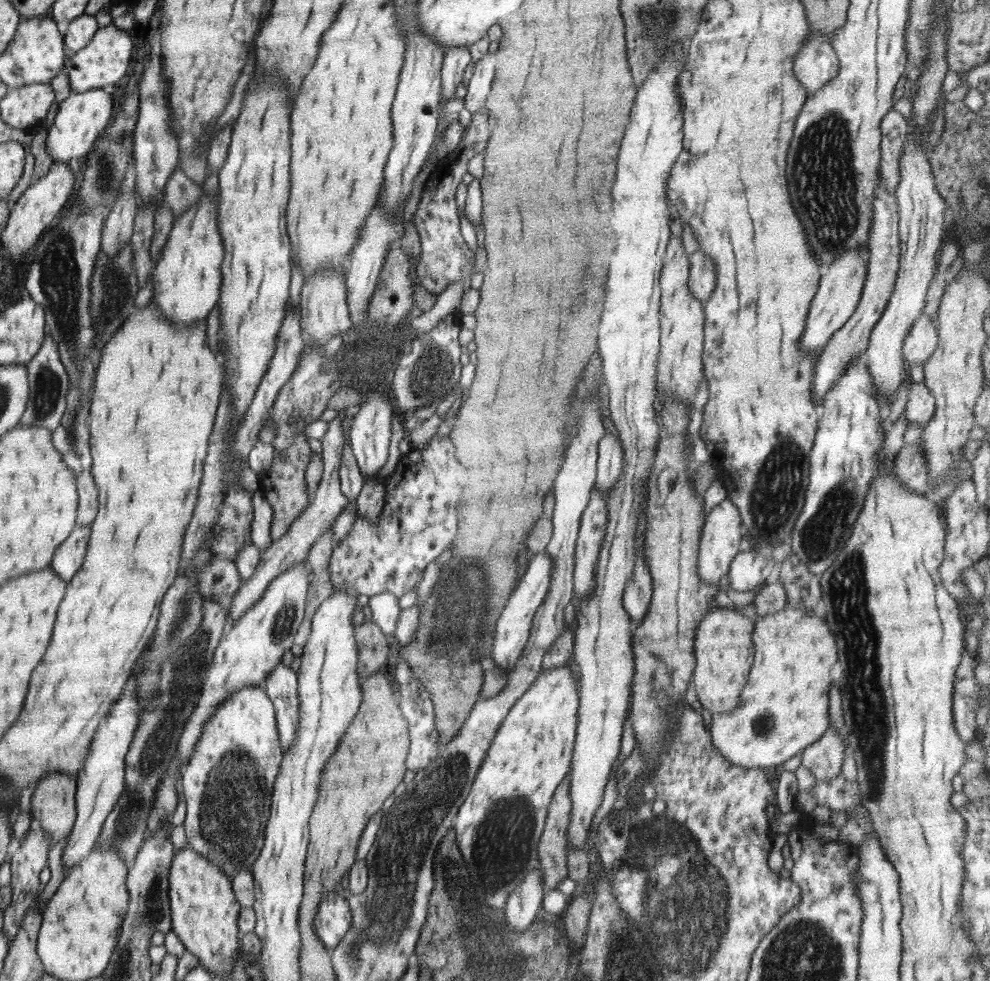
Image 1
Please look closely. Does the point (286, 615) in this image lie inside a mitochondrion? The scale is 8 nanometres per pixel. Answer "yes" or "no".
yes

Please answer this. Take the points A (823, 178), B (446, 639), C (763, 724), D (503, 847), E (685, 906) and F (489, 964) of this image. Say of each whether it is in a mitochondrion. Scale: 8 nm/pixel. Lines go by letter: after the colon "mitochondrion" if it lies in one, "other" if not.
A: mitochondrion
B: mitochondrion
C: mitochondrion
D: mitochondrion
E: mitochondrion
F: mitochondrion

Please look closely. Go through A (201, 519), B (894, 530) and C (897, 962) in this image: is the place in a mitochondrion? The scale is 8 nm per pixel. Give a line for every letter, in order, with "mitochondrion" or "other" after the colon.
A: other
B: other
C: other

